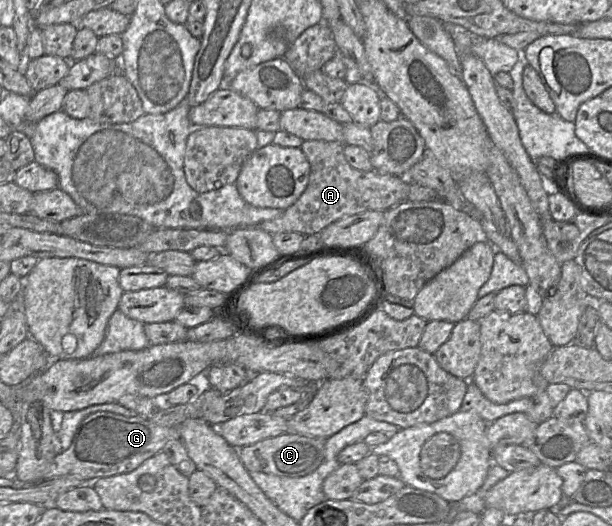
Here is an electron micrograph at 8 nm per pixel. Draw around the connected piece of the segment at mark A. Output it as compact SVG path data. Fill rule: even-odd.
M312 140L312 141L304 141L300 147L300 149L305 154L309 165L310 165L310 174L309 174L309 180L306 189L301 194L301 196L296 200L294 204L292 204L290 207L284 210L283 214L275 219L264 221L259 223L257 226L247 226L247 227L259 227L265 232L268 232L269 234L276 234L276 233L282 233L282 232L298 232L300 234L303 234L304 236L312 235L312 234L319 234L321 230L323 230L326 226L329 224L341 219L345 216L351 216L355 214L359 214L365 211L386 211L390 208L393 208L394 206L401 204L403 202L406 202L408 199L409 189L410 189L410 182L406 177L401 176L395 176L395 175L389 175L389 174L380 174L375 172L374 170L371 171L361 171L352 168L348 162L345 159L343 150L344 150L344 143L340 142L329 142L329 141L322 141L322 140Z

